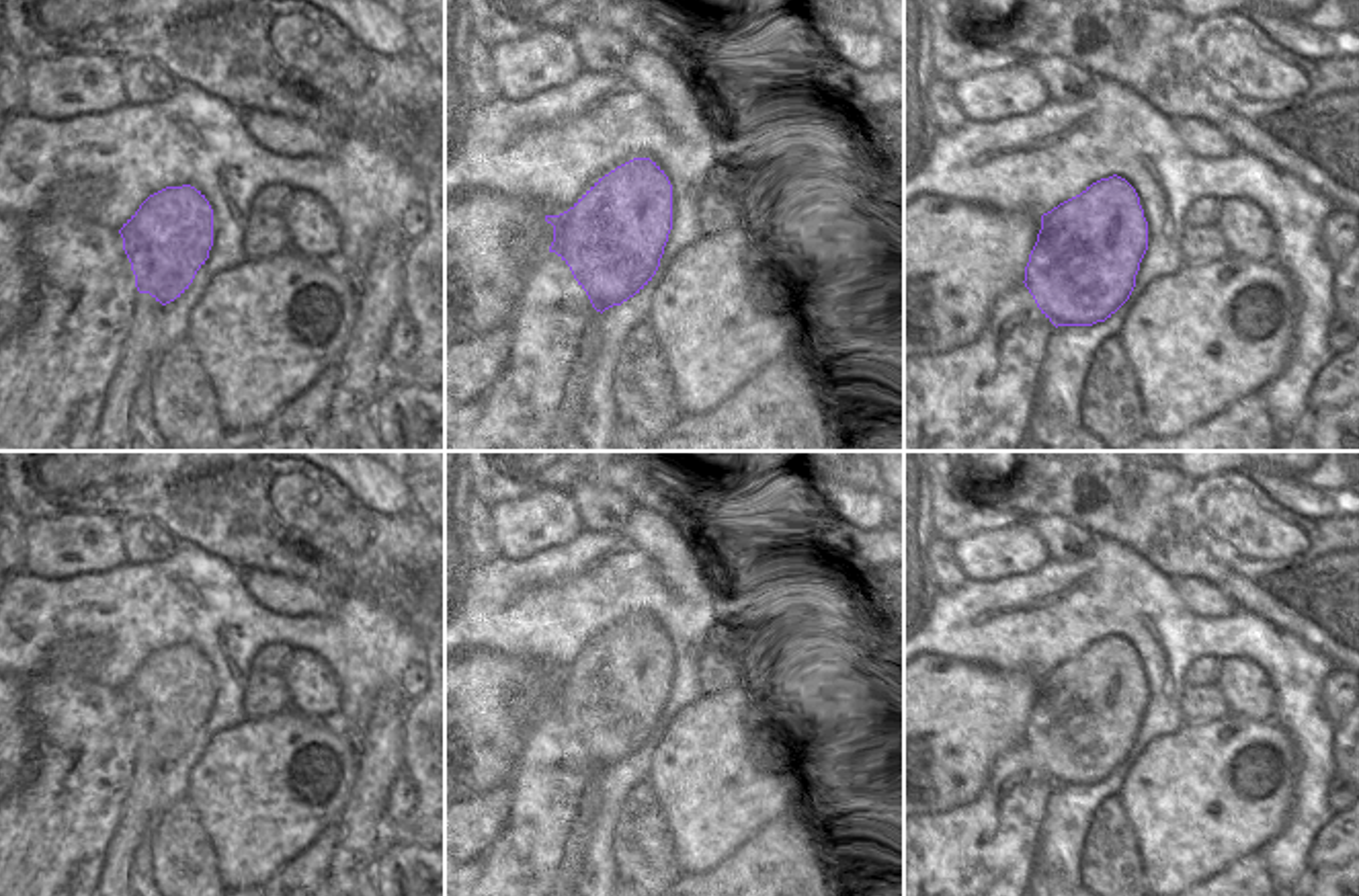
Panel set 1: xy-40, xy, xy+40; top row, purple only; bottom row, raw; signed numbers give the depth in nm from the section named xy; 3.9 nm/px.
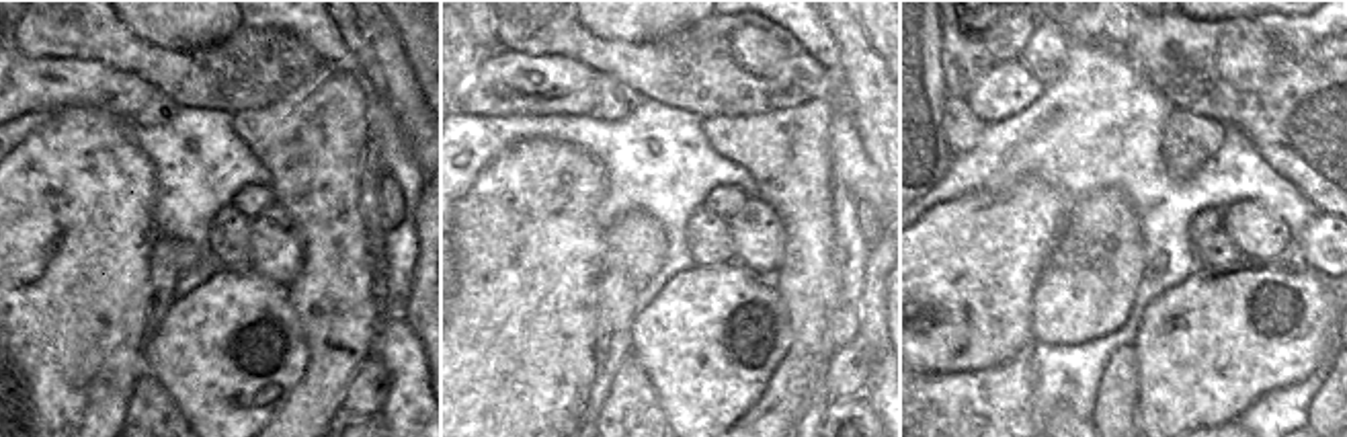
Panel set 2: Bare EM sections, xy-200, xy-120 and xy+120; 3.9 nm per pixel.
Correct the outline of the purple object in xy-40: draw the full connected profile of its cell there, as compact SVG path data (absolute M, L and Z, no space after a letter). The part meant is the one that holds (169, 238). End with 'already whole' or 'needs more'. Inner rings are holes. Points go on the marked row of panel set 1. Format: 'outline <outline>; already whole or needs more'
outline M191 185L166 187L150 195L119 230L123 250L135 275L139 293L150 293L162 306L180 297L213 246L213 209L205 195Z; already whole

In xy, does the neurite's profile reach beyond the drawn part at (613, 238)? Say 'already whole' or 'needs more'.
already whole

